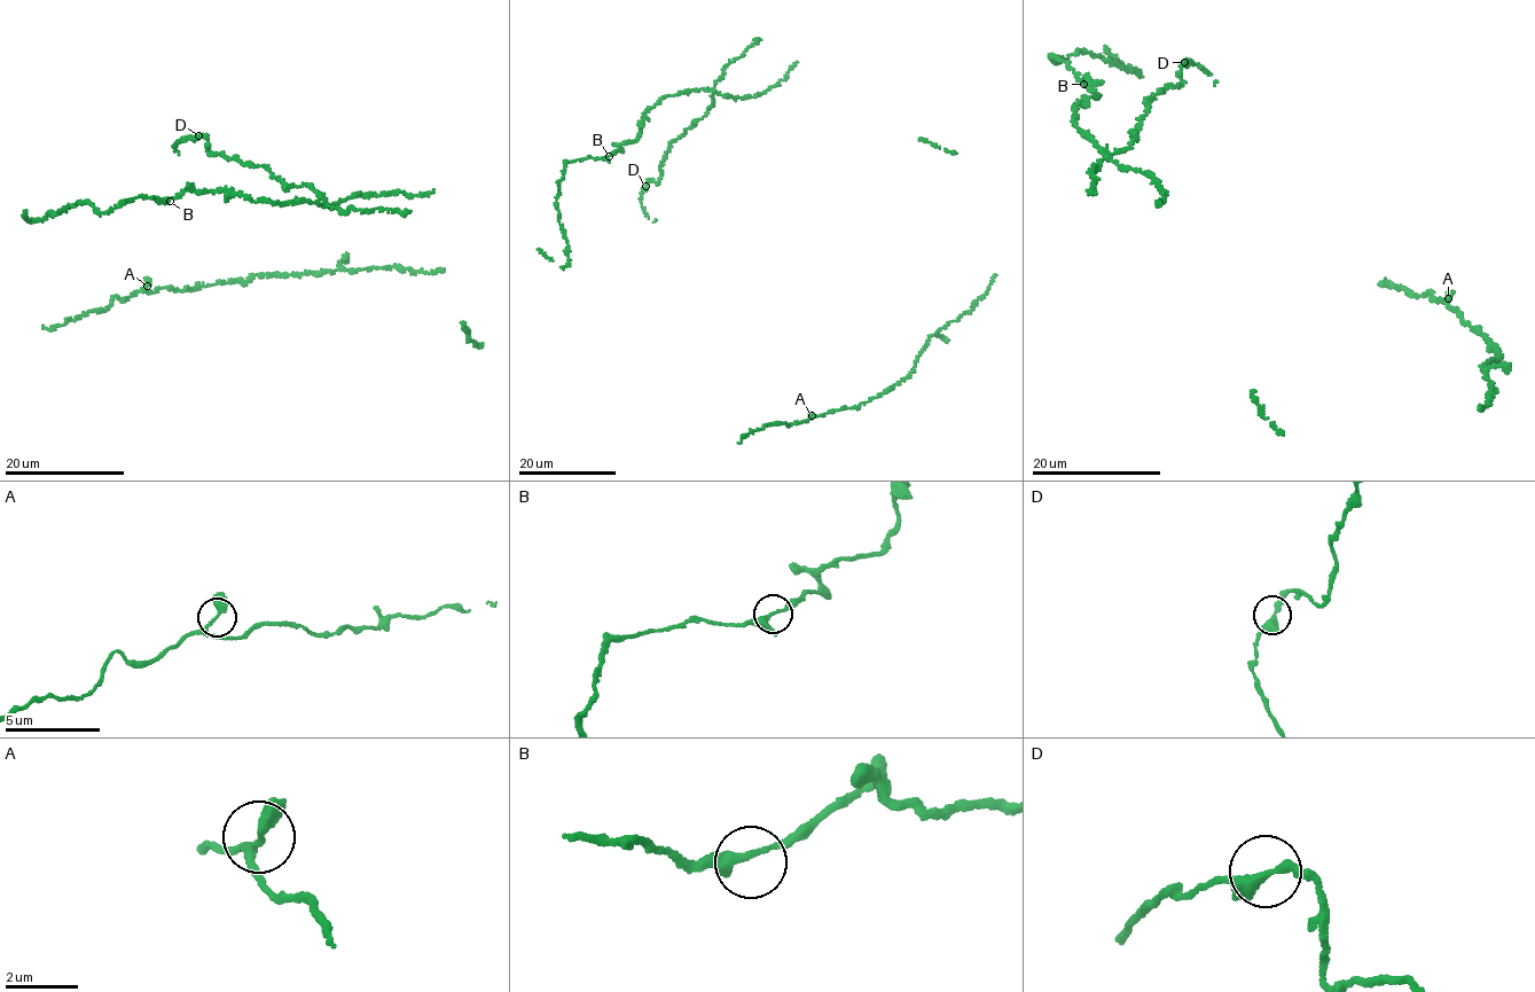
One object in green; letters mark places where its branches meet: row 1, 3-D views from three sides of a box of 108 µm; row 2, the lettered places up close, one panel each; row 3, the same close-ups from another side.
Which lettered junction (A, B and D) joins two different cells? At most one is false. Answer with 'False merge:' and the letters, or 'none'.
False merge: none

